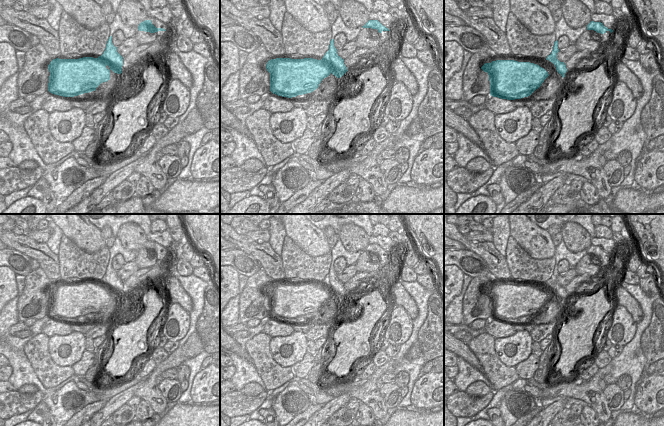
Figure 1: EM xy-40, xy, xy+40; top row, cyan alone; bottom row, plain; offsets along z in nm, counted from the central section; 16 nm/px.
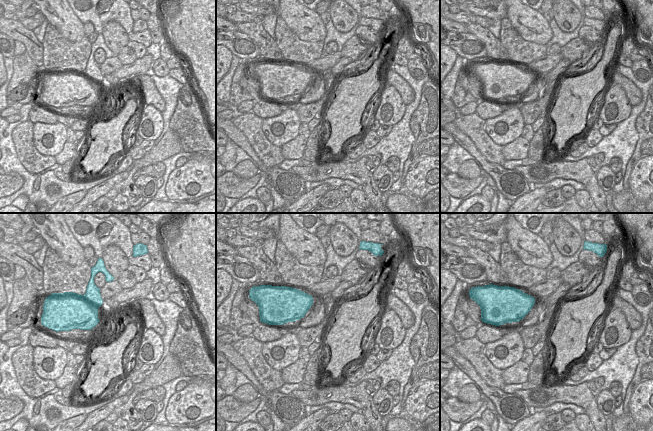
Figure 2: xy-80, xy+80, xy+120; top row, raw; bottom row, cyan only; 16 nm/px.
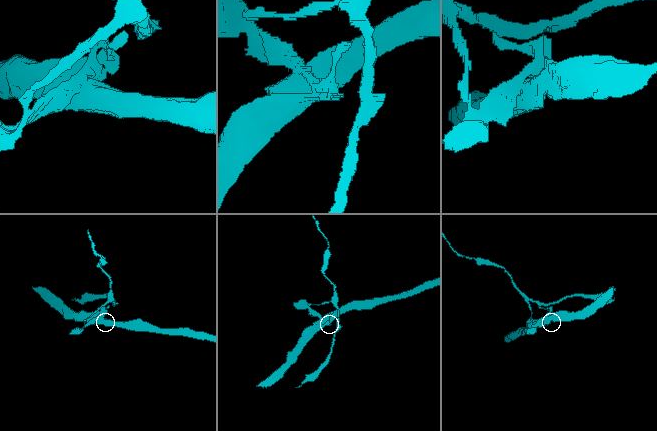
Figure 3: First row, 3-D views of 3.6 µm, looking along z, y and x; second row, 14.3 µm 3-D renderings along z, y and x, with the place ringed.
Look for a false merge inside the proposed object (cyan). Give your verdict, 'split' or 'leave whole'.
split

